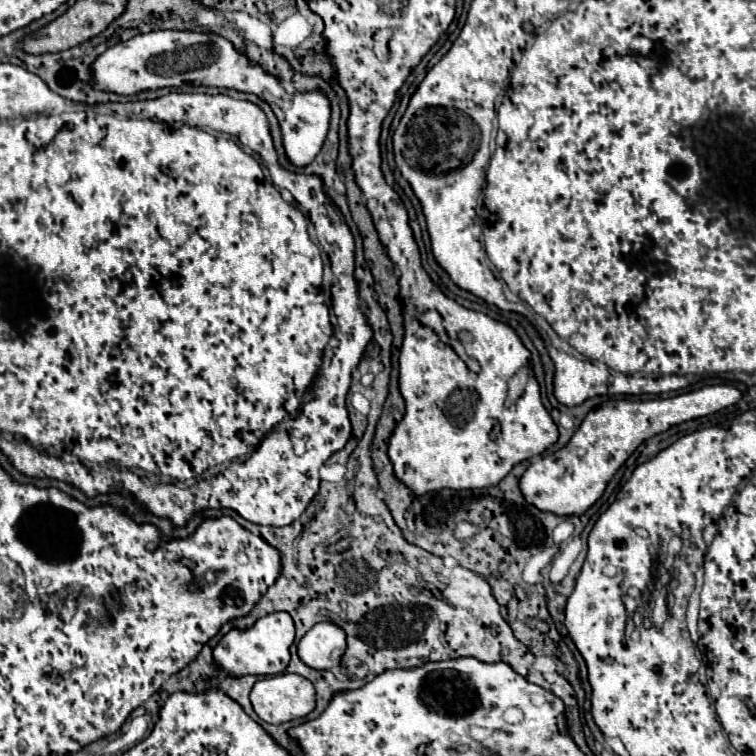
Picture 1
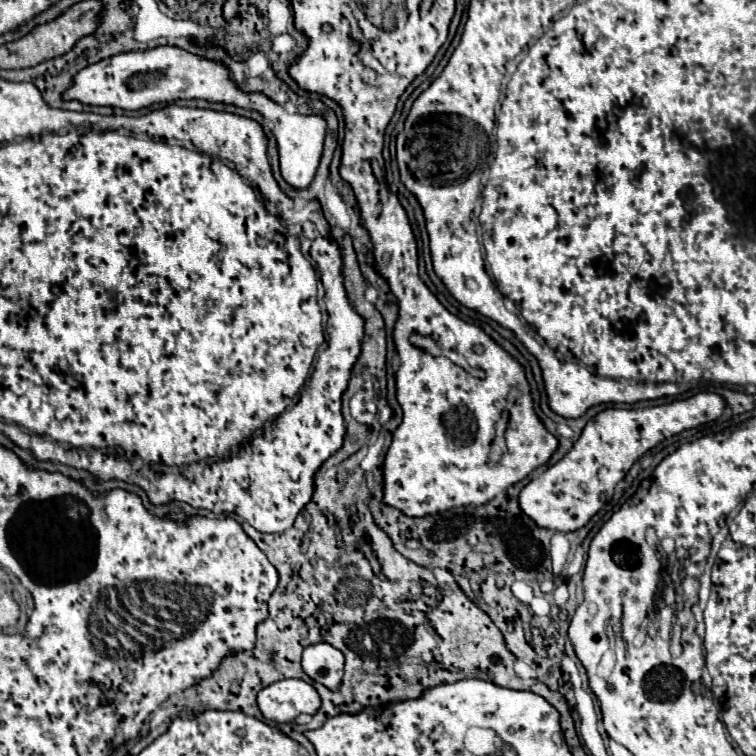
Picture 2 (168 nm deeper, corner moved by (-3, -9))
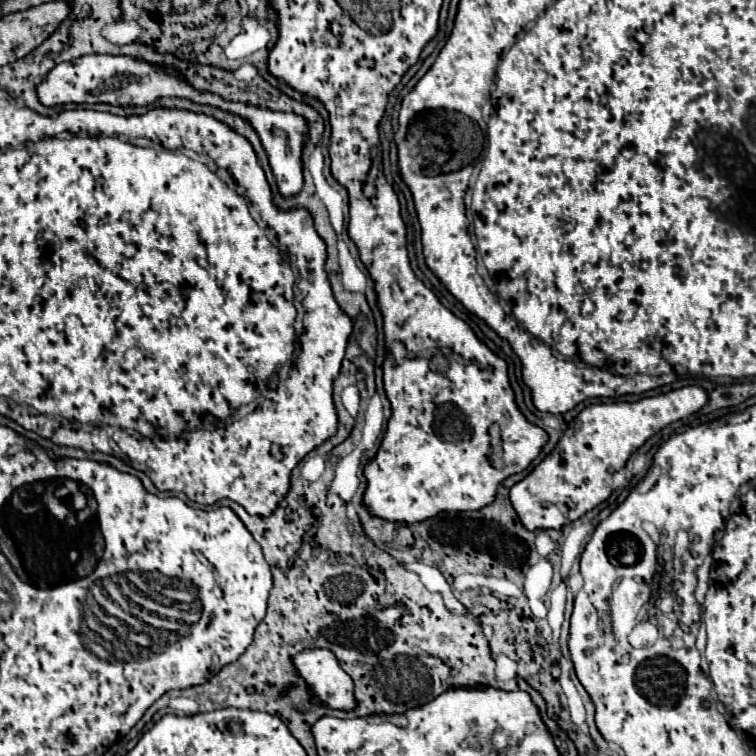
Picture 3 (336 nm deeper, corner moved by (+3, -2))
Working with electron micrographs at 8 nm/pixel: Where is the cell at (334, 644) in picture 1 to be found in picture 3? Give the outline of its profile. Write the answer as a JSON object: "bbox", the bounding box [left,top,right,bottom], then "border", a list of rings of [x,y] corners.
{"bbox":[292,649,356,711],"border":[[[306,649],[292,657],[296,673],[308,683],[310,701],[330,709],[352,711],[356,707],[354,681],[338,665],[328,649]]]}

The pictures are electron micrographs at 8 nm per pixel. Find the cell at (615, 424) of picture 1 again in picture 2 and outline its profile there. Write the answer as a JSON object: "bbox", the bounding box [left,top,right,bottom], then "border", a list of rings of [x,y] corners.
{"bbox":[520,392,724,532],"border":[[[700,392],[692,398],[652,408],[606,408],[584,426],[572,450],[560,462],[522,488],[520,508],[542,528],[558,532],[578,530],[612,498],[614,486],[642,454],[662,442],[662,438],[716,420],[724,408],[724,398],[714,392]]]}

